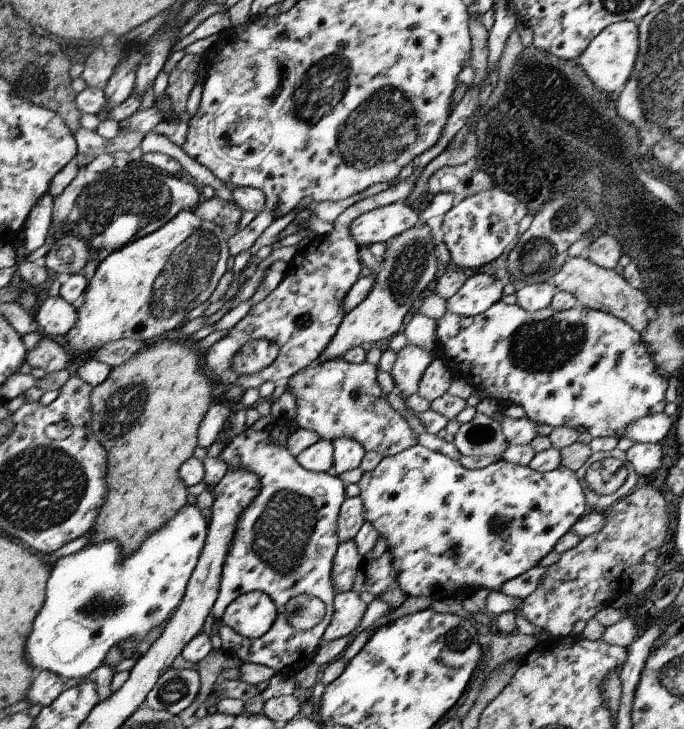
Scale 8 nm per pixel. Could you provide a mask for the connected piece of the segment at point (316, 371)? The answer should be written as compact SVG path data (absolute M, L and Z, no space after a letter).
M336 357L296 373L287 390L296 398L299 428L315 431L320 439L332 442L342 437L356 440L365 451L380 453L383 458L416 446L418 436L386 400L388 394L378 385L377 372L377 366L366 361L349 363Z

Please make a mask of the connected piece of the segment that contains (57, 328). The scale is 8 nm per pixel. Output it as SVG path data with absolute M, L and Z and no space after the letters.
M48 297L34 314L38 330L46 336L66 336L76 324L77 310L62 297Z

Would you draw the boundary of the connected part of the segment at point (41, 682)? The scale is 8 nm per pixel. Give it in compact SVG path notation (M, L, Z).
M48 671L36 672L32 684L26 691L26 700L32 704L32 711L48 706L60 696L63 680L57 674Z

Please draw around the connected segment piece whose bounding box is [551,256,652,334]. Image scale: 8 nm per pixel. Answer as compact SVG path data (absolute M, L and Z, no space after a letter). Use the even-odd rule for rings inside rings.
M568 256L561 269L554 274L551 282L558 291L572 293L577 298L578 305L612 313L627 322L640 334L650 322L652 310L646 299L645 291L632 288L625 276L616 273L614 269L602 268L584 256Z

